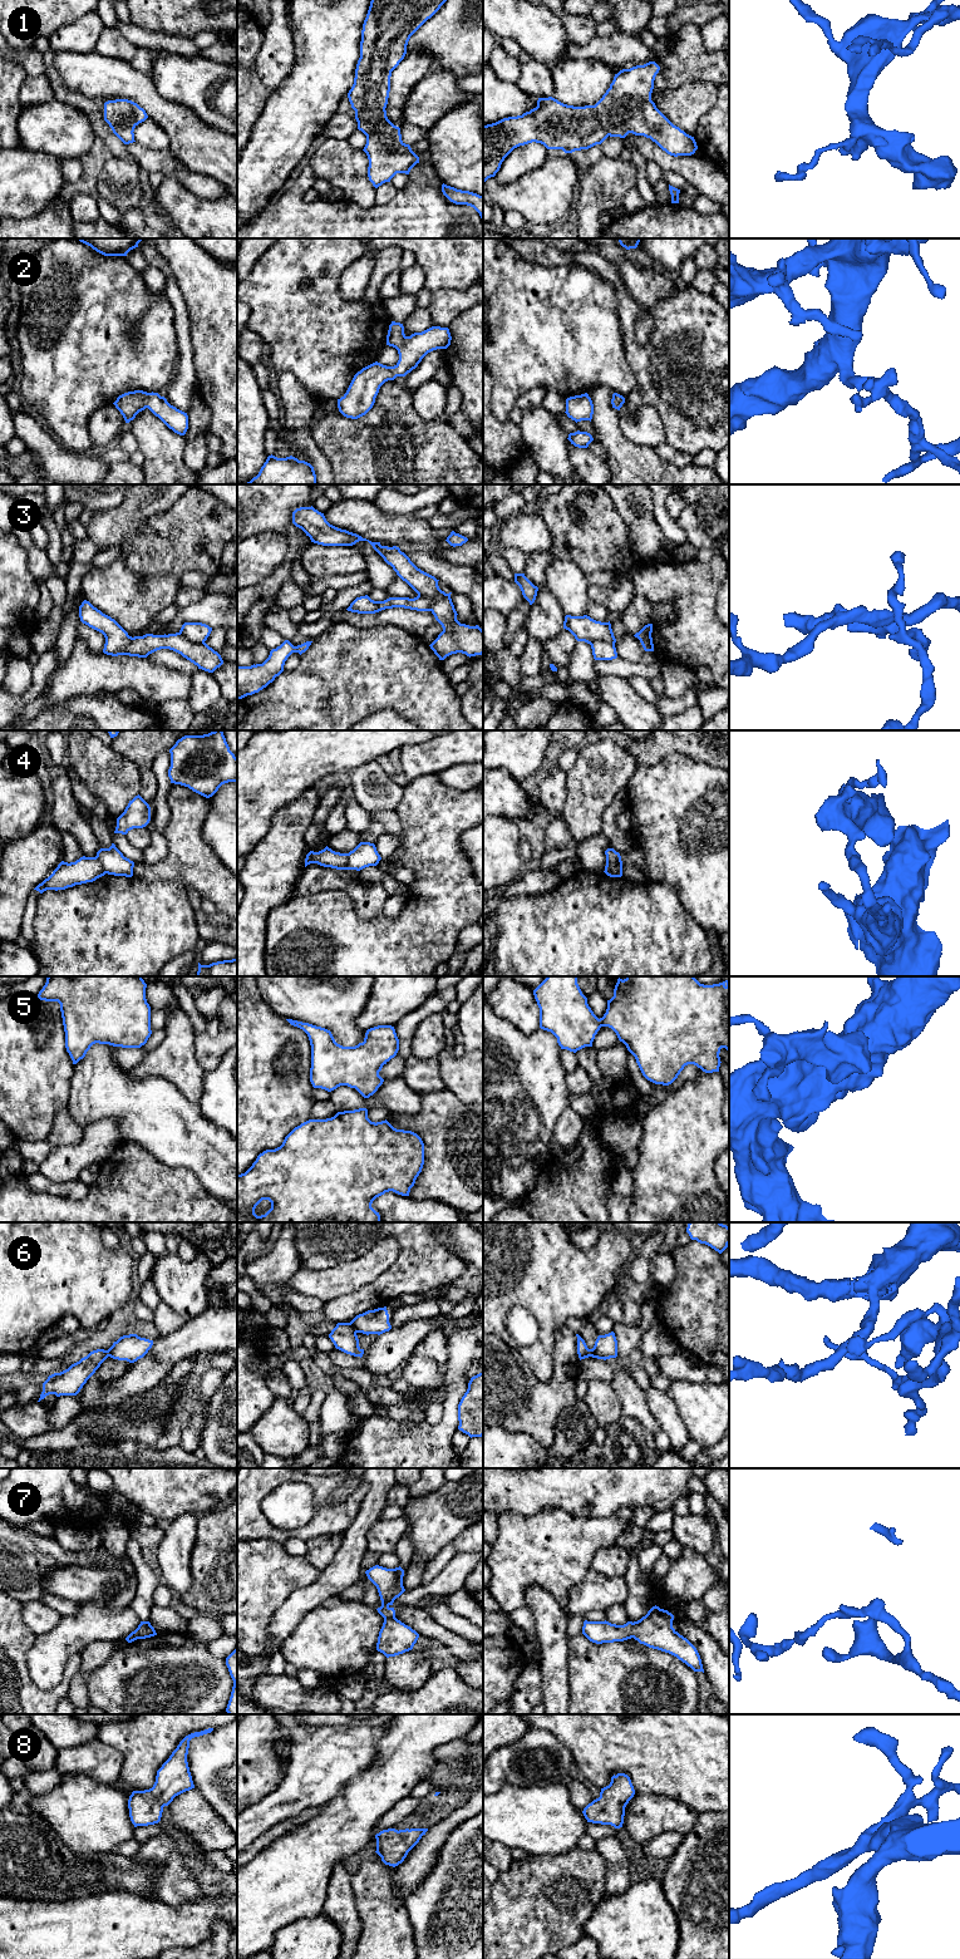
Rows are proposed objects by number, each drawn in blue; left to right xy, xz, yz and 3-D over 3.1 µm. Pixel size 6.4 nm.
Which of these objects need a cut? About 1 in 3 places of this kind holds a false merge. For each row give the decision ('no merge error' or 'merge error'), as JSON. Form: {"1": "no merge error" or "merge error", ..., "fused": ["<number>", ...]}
{"1": "no merge error", "2": "no merge error", "3": "merge error", "4": "merge error", "5": "no merge error", "6": "merge error", "7": "merge error", "8": "no merge error", "fused": ["3", "4", "6", "7"]}

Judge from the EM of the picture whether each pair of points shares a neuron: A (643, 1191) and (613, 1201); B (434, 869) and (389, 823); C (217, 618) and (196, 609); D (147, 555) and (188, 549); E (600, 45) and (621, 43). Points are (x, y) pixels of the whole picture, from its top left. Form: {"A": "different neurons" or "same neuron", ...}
{"A": "different neurons", "B": "different neurons", "C": "same neuron", "D": "same neuron", "E": "same neuron"}

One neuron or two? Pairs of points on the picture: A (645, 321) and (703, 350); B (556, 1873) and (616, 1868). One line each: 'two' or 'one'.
A: two
B: two

